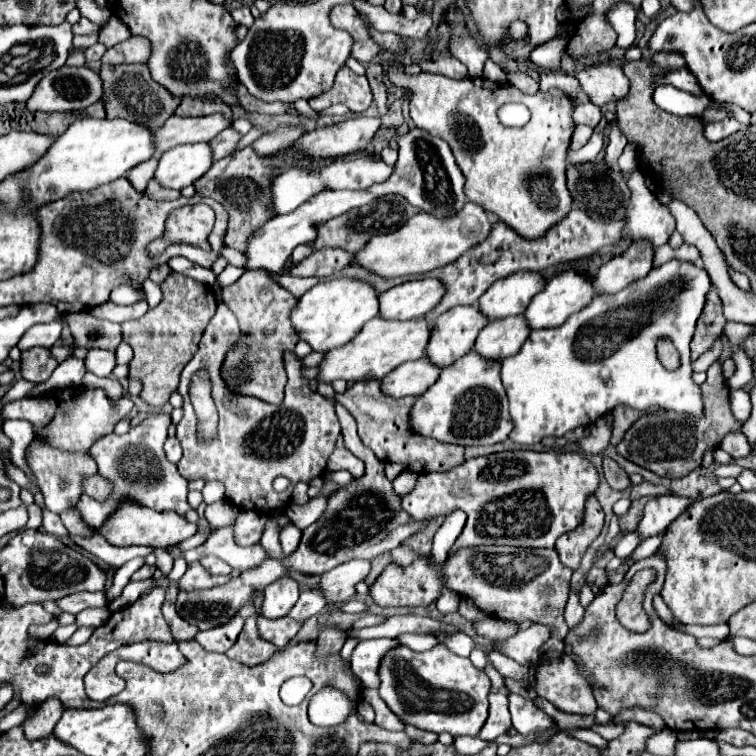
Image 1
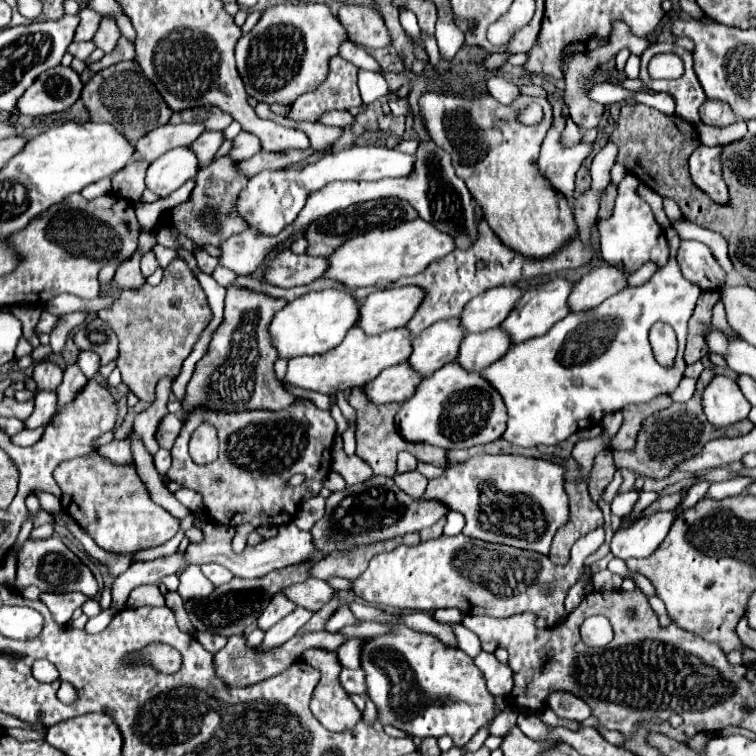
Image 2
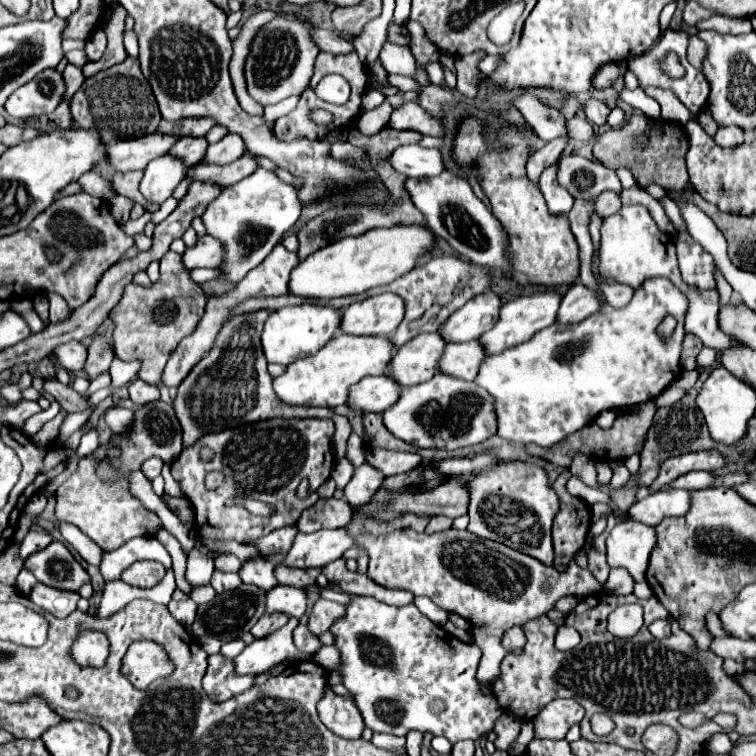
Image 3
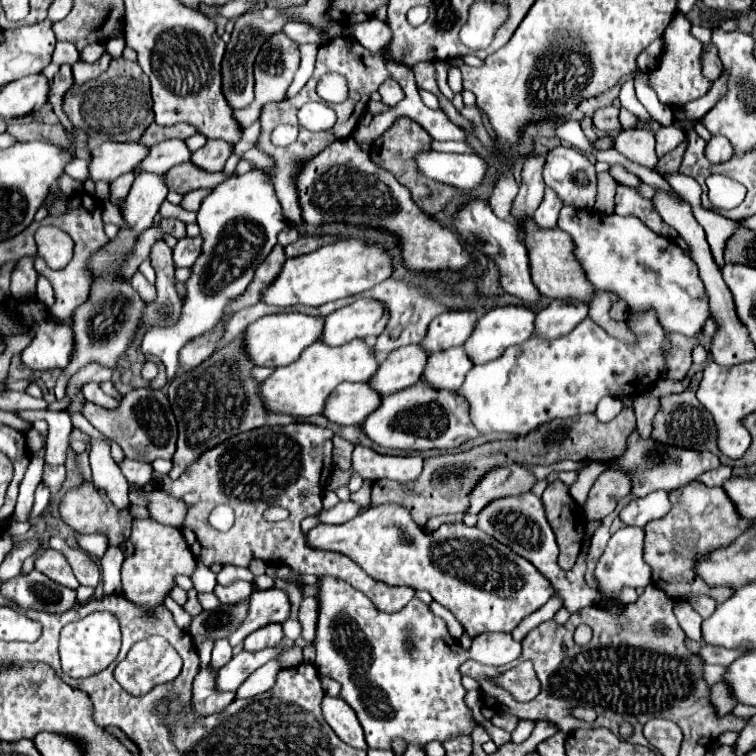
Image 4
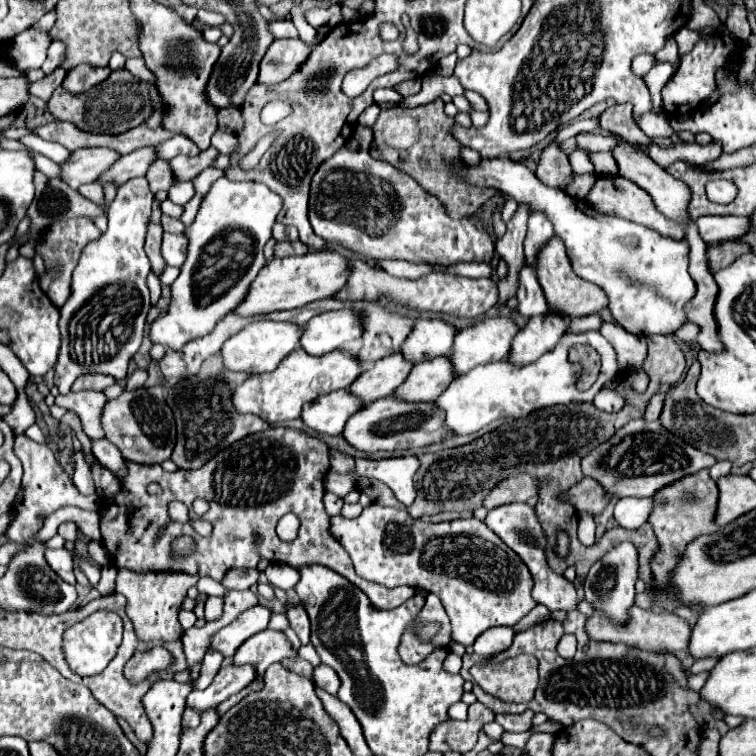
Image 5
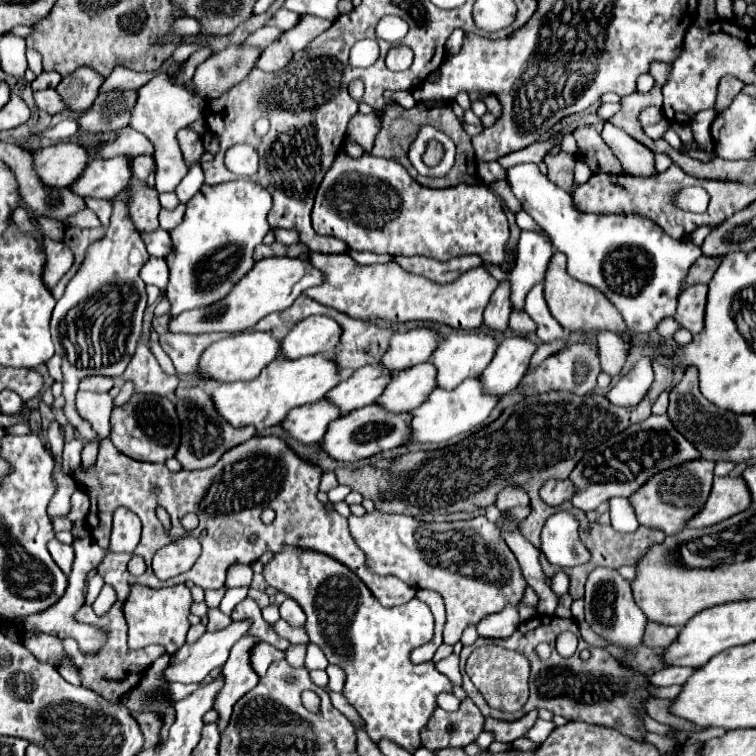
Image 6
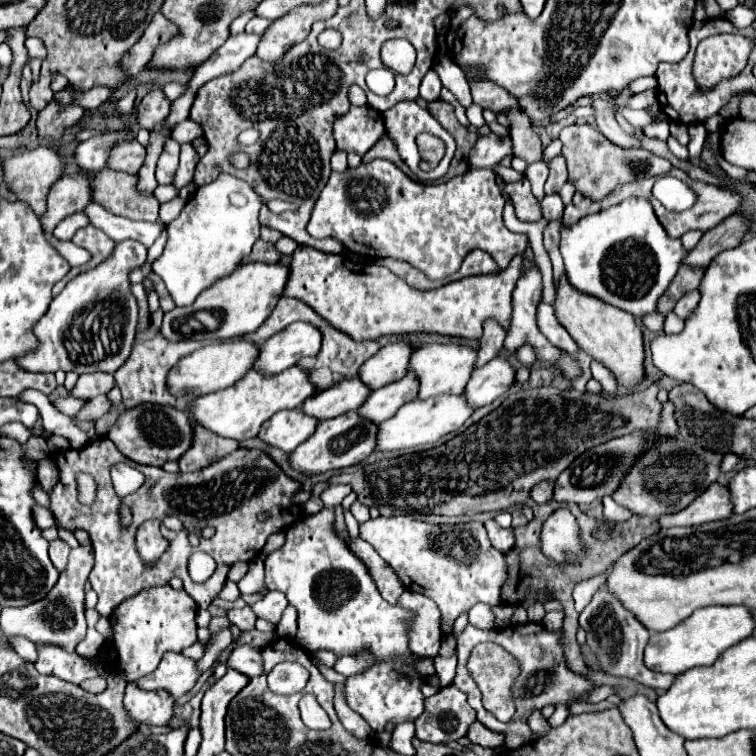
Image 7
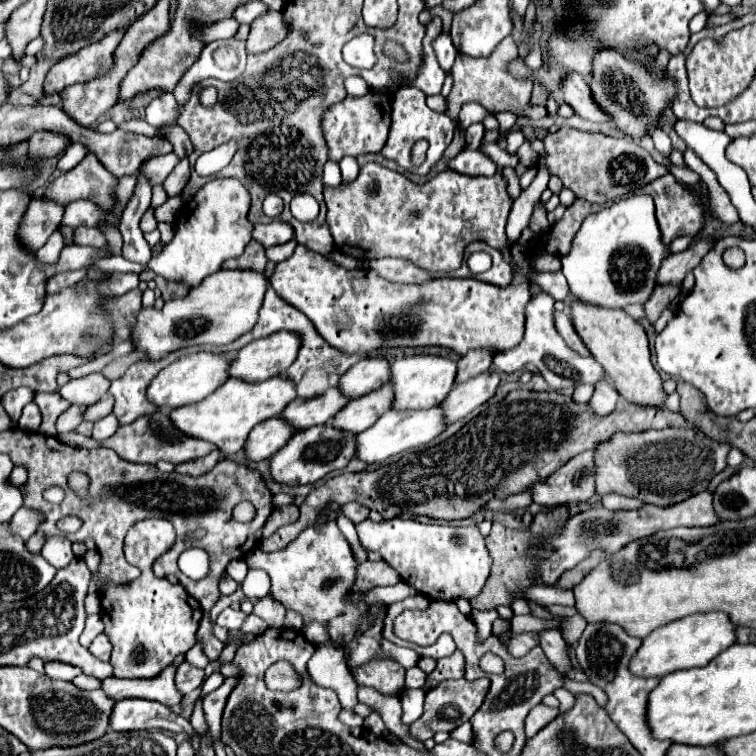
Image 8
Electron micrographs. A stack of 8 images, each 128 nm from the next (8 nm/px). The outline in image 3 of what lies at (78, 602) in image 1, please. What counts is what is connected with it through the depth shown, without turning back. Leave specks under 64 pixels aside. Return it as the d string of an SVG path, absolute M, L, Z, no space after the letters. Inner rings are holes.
M36 584L30 600L34 604L38 604L40 608L44 608L46 612L54 614L56 618L66 618L72 610L76 610L76 604L80 600L78 592L64 592L64 590L56 590L56 588L48 588L44 584Z

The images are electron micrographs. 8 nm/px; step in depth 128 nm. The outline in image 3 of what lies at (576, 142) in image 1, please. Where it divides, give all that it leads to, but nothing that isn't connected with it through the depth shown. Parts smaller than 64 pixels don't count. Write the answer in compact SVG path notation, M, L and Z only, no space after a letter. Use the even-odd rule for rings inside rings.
M560 136L560 138L550 140L544 148L532 152L532 156L530 156L528 164L526 164L526 172L528 172L530 180L536 182L536 180L540 178L540 172L542 172L546 166L554 164L554 162L562 156L562 152L564 152L566 146L568 146L568 136Z

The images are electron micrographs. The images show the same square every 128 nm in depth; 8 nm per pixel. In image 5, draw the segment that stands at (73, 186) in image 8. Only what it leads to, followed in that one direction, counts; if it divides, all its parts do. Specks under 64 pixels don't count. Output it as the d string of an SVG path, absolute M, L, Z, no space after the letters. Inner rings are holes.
M150 222L148 234L146 234L146 256L150 258L152 272L156 276L160 276L164 266L166 266L166 262L162 258L162 252L160 252L160 246L162 246L162 226L156 226L156 224Z

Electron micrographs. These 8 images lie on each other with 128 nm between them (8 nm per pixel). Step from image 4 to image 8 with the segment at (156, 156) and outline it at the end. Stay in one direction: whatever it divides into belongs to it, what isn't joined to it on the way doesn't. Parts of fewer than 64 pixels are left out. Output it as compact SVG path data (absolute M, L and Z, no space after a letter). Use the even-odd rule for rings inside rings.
M32 198L20 226L20 240L28 250L38 250L62 224L64 206L44 198Z

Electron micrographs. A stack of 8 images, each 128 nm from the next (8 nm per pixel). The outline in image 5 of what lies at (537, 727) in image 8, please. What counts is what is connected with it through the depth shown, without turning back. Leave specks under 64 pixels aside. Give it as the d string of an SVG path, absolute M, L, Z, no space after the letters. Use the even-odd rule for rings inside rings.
M524 712L524 714L496 714L496 722L508 730L508 732L526 732L530 730L530 720L534 712Z

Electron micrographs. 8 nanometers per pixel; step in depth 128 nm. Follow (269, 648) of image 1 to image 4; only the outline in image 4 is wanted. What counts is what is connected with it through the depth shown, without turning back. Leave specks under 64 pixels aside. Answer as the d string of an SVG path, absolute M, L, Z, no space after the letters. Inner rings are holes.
M290 618L290 620L286 620L286 622L282 624L282 629L286 638L295 641L301 635L302 624L300 624L298 620ZM208 664L198 672L198 676L194 680L192 706L194 706L194 712L200 716L222 712L236 696L236 692L218 692L216 690L216 676L218 676L218 670L214 670Z

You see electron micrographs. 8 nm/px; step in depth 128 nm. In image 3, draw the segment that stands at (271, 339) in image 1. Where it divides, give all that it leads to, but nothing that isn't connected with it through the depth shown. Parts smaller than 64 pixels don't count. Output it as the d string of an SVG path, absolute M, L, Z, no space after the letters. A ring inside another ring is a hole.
M268 310L248 312L230 316L224 326L220 328L214 346L204 354L192 372L184 378L178 386L178 396L174 400L176 416L182 424L184 432L184 446L196 442L196 438L208 432L220 432L234 424L246 424L256 420L268 418L330 418L335 423L335 433L332 442L337 460L344 458L347 449L347 440L352 431L348 419L336 415L330 408L316 408L316 406L290 406L276 398L272 390L272 376L268 374L266 356L262 352L260 334L266 318L270 316Z

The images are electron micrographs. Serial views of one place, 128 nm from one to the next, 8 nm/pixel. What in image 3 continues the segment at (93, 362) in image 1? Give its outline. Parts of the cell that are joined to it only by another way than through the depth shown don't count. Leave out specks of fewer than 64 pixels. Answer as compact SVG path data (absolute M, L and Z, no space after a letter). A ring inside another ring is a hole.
M68 342L68 344L60 344L54 352L54 356L58 356L58 360L62 362L62 366L68 372L80 372L84 368L86 362L86 346L82 342Z

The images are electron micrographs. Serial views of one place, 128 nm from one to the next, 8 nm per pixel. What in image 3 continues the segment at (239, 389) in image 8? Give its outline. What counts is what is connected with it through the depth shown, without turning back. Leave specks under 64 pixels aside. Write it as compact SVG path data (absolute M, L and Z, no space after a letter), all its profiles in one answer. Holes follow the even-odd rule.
M336 334L318 354L292 362L286 372L274 378L274 392L288 404L312 404L336 408L346 404L348 388L364 376L380 376L388 370L394 354L390 338Z

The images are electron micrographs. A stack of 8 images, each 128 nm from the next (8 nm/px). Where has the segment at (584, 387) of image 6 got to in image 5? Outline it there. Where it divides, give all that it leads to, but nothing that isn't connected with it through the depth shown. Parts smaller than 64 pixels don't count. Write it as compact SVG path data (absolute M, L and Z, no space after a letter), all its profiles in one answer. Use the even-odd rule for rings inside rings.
M588 330L580 334L564 334L560 342L554 346L554 350L544 352L538 360L526 364L526 366L516 366L510 360L502 358L498 362L490 362L484 366L474 368L472 372L466 372L458 376L446 392L436 400L440 408L446 412L446 424L456 432L456 434L474 434L488 426L494 420L500 418L526 418L534 410L540 408L550 408L556 404L570 404L570 402L592 402L594 396L602 390L602 386L614 378L622 378L624 370L616 362L616 350L612 344L606 342L606 338L598 330ZM578 342L584 342L592 346L600 358L602 358L602 368L598 380L592 384L590 390L578 390L576 382L582 374L580 364L570 364L568 360L568 350L576 346Z

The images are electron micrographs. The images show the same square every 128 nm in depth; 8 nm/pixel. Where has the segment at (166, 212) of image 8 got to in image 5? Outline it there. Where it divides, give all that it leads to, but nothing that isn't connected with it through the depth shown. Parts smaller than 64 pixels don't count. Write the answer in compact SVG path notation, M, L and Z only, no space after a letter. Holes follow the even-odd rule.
M162 214L162 228L166 232L172 232L172 234L184 234L184 224L176 218L170 218L166 214Z

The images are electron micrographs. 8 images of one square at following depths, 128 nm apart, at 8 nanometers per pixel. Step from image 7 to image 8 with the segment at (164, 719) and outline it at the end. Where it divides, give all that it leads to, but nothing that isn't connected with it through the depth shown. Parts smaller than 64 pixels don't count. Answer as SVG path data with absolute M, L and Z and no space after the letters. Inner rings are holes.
M124 698L116 702L116 708L112 710L110 728L128 732L128 730L170 730L170 732L194 732L190 724L178 724L182 722L180 716L176 716L168 706L154 702L154 700L142 700L142 698Z

